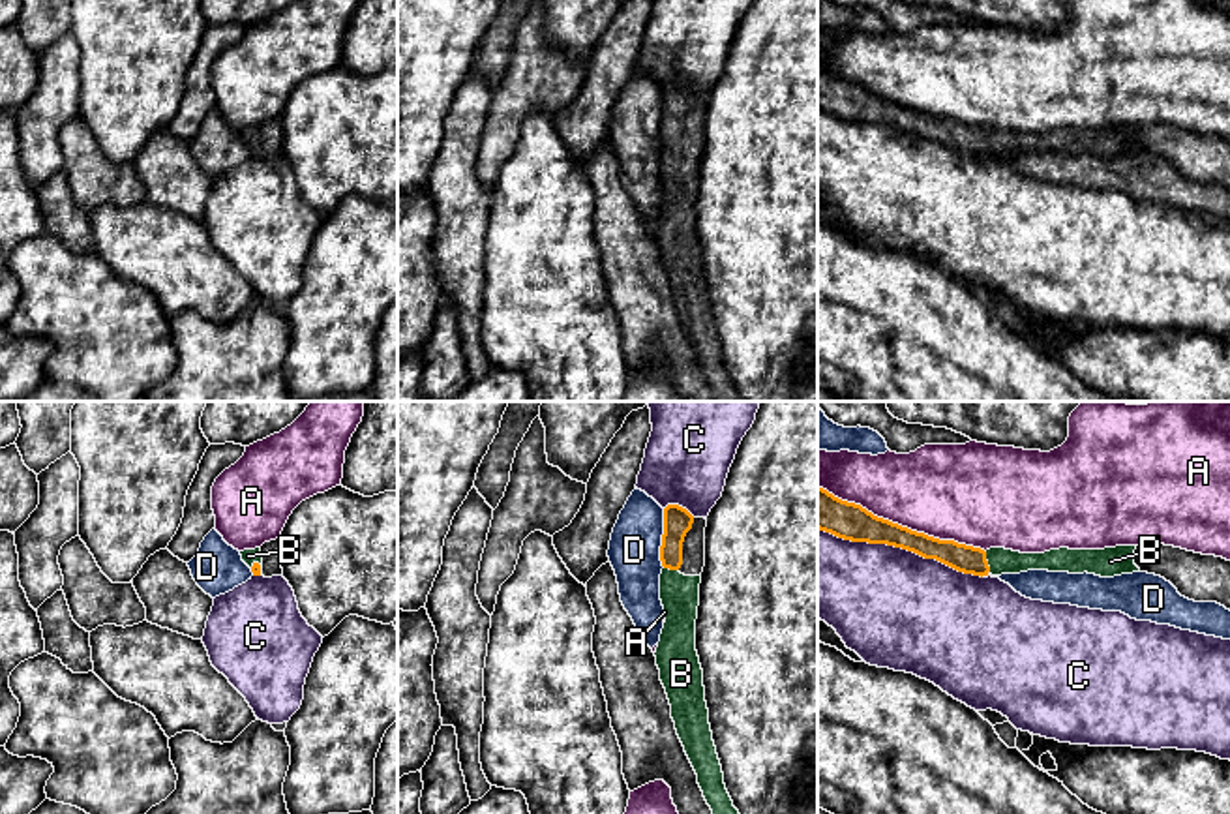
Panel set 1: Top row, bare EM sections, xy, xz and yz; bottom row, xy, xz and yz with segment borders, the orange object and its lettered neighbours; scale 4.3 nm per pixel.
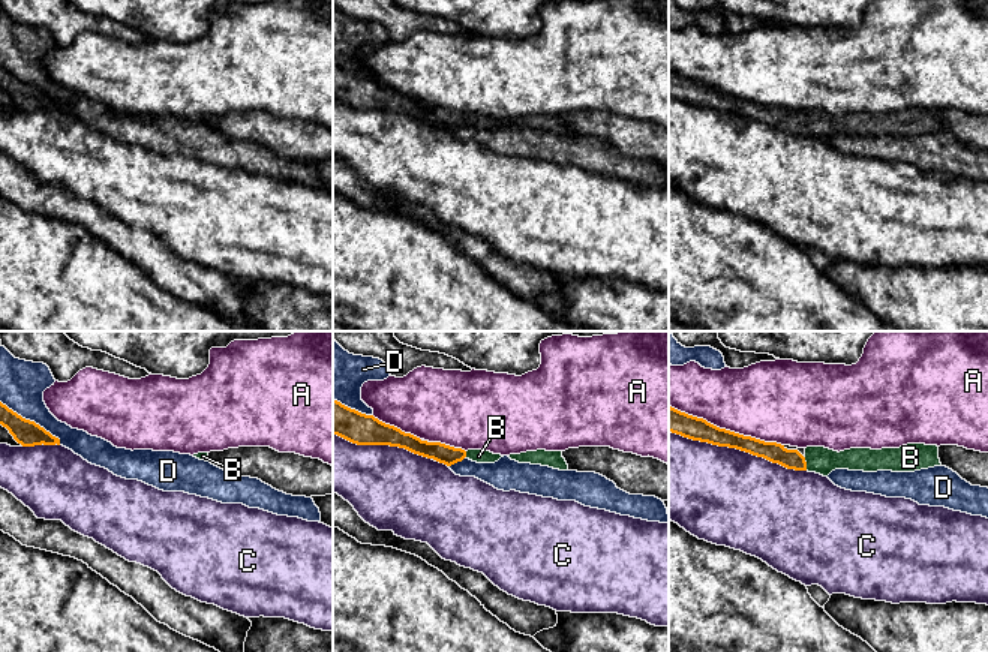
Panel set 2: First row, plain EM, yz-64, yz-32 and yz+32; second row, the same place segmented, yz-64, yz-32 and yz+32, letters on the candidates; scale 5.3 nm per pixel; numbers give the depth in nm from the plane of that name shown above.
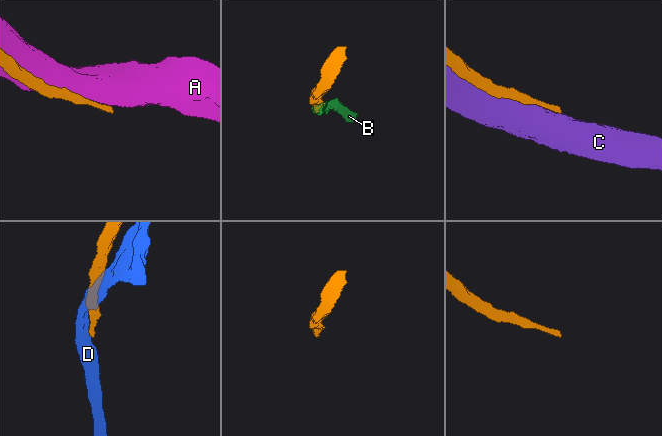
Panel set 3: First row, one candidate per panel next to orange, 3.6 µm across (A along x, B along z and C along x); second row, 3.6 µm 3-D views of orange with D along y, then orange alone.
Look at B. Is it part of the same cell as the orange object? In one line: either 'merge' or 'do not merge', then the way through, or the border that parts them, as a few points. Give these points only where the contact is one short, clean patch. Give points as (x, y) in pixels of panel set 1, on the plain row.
merge; way yz (968, 139), (987, 141), (1002, 141)

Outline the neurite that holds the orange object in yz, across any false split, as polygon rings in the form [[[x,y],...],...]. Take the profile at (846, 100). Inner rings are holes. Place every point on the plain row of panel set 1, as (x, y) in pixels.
[[[818,66],[818,109],[851,122],[887,124],[936,139],[958,152],[973,156],[1020,154],[1028,150],[1095,154],[1114,158],[1140,152],[1134,144],[1136,126],[1104,129],[1050,129],[1020,133],[1005,128],[981,129],[954,120],[939,120],[878,98],[861,84],[842,81]]]

